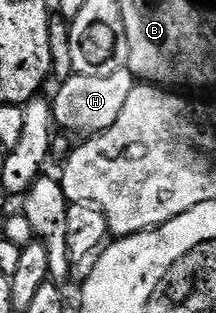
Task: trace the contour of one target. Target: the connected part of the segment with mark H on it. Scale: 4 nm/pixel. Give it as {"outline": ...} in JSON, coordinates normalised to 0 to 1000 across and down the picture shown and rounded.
{"outline":[[[556,217],[505,243],[375,243],[333,233],[273,275],[236,326],[236,371],[259,406],[315,415],[329,428],[417,435],[523,409],[542,371],[560,371],[560,332],[597,310],[597,294],[634,272],[634,252],[602,224]]]}

